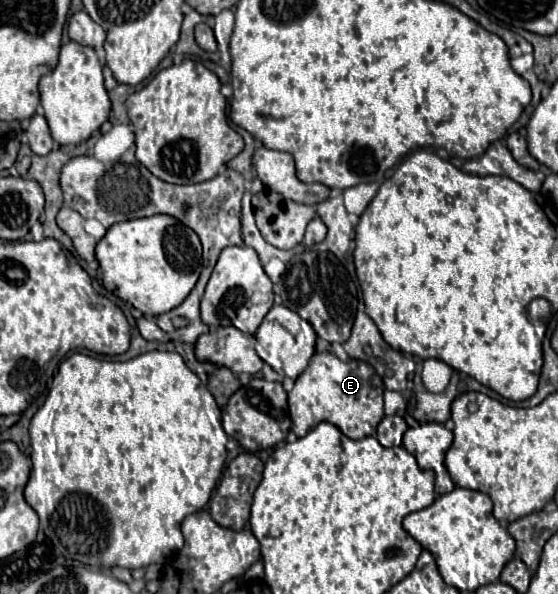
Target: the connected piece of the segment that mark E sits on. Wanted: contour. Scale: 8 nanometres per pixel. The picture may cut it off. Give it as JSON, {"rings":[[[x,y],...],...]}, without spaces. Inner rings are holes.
{"rings":[[[315,353],[309,361],[309,367],[297,377],[295,387],[288,392],[288,411],[293,421],[293,433],[297,437],[303,437],[307,431],[311,431],[315,425],[327,421],[339,427],[349,439],[363,439],[367,435],[373,435],[379,421],[383,419],[383,379],[375,373],[375,369],[367,361],[351,359],[341,361],[333,353]]]}

